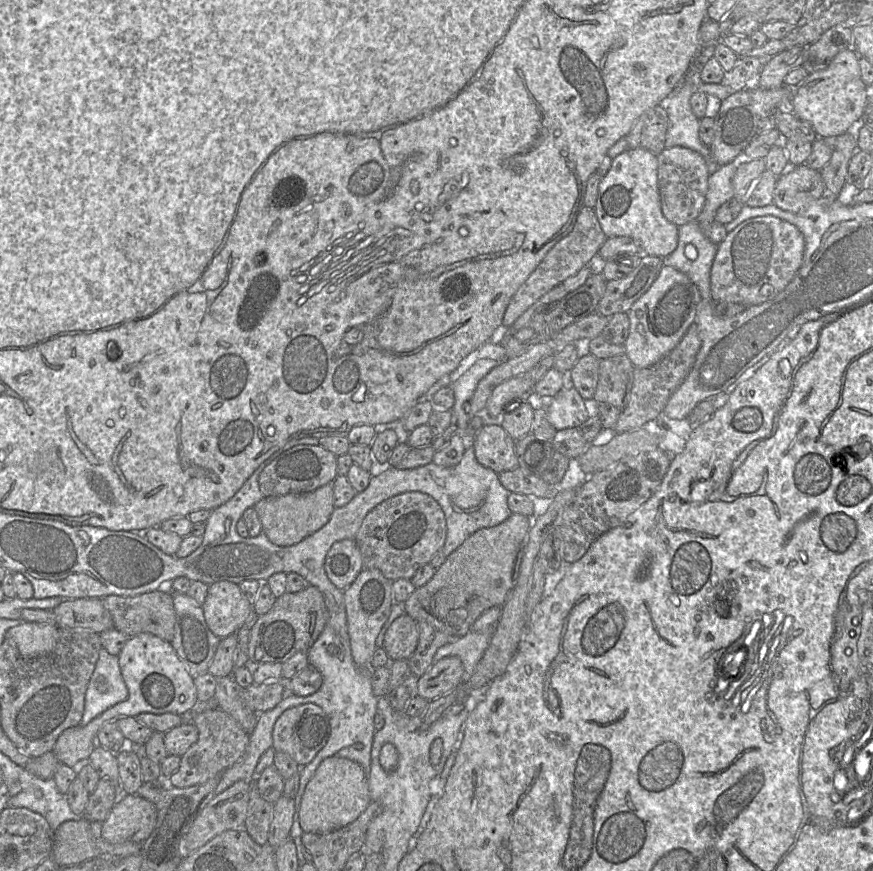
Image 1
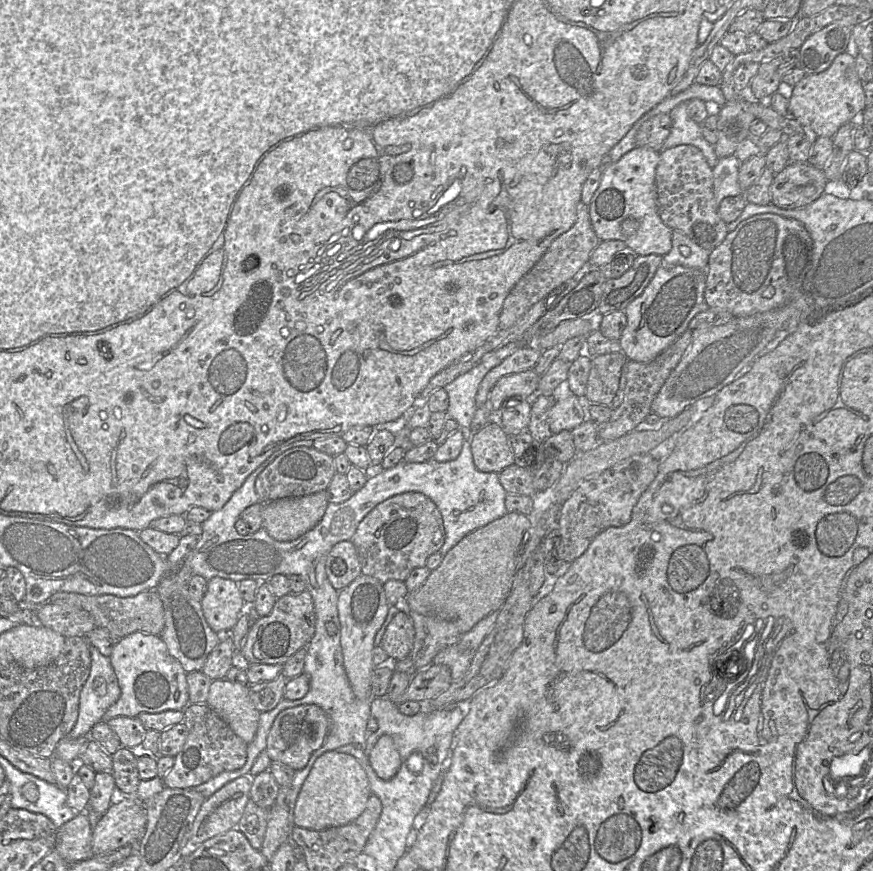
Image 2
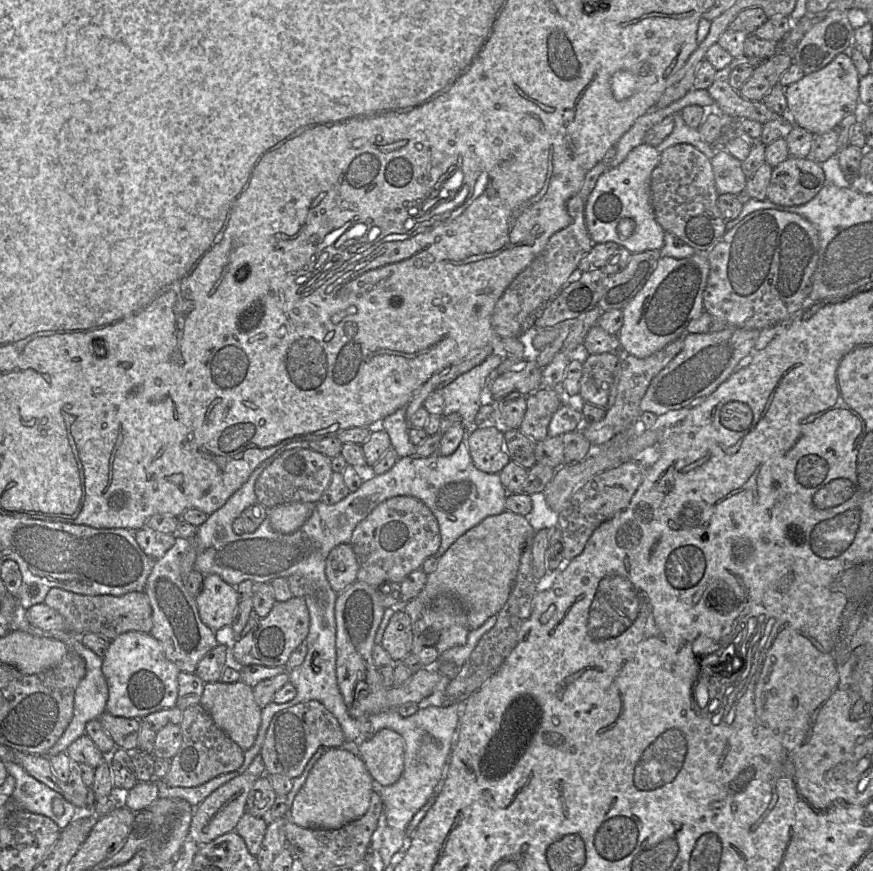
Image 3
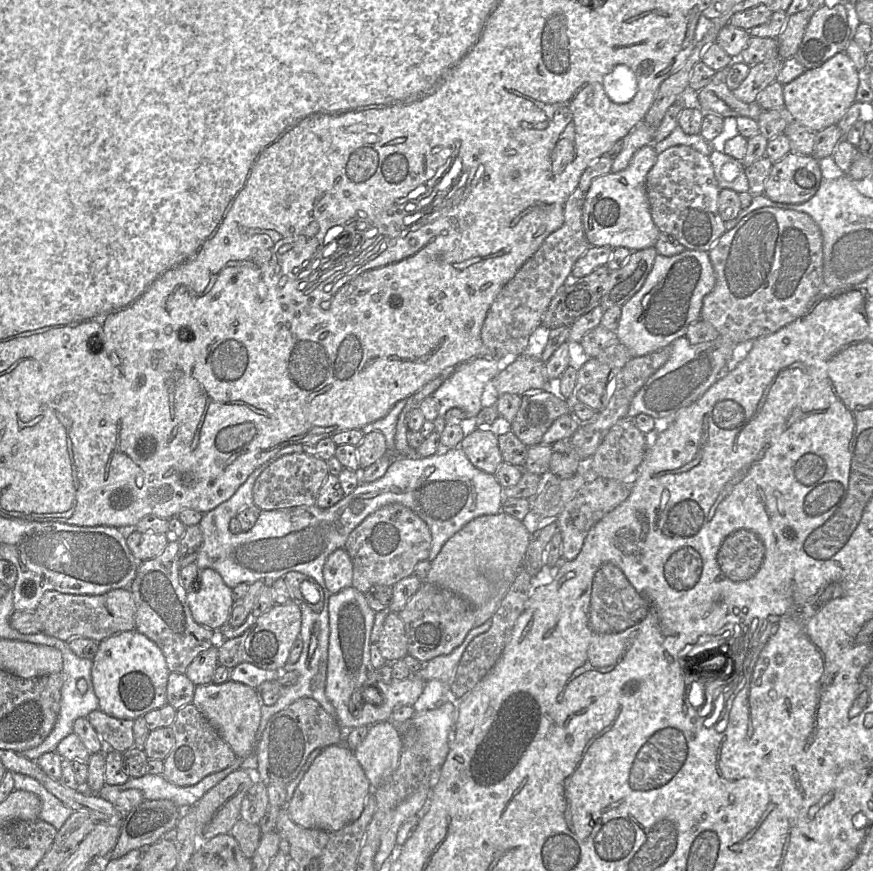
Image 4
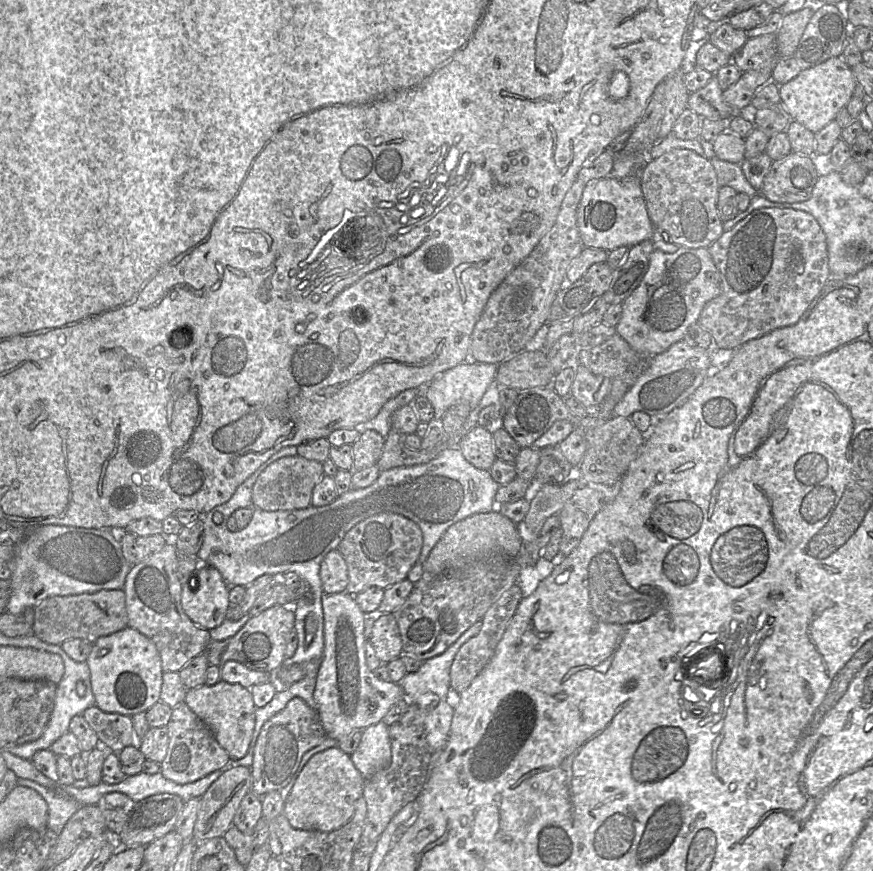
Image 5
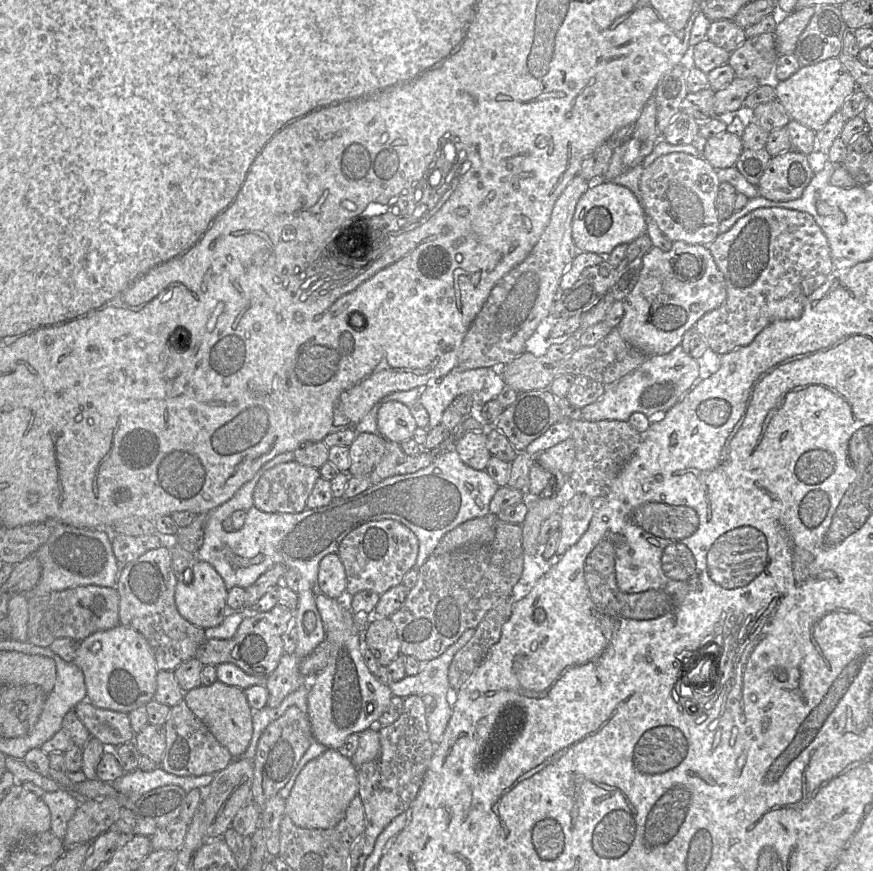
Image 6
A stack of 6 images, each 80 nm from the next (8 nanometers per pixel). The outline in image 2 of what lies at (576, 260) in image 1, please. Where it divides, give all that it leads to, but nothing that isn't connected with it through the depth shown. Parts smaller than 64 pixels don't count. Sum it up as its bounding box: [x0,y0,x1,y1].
[499,201,600,329]

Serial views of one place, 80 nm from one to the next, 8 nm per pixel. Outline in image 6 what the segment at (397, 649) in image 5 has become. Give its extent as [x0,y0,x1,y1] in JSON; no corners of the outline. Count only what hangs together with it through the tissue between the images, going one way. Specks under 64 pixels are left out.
[365,613,400,666]

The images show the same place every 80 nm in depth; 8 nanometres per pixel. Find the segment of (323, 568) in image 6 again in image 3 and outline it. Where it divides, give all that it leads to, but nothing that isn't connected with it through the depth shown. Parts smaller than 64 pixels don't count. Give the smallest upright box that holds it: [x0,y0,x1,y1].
[325,543,357,594]

